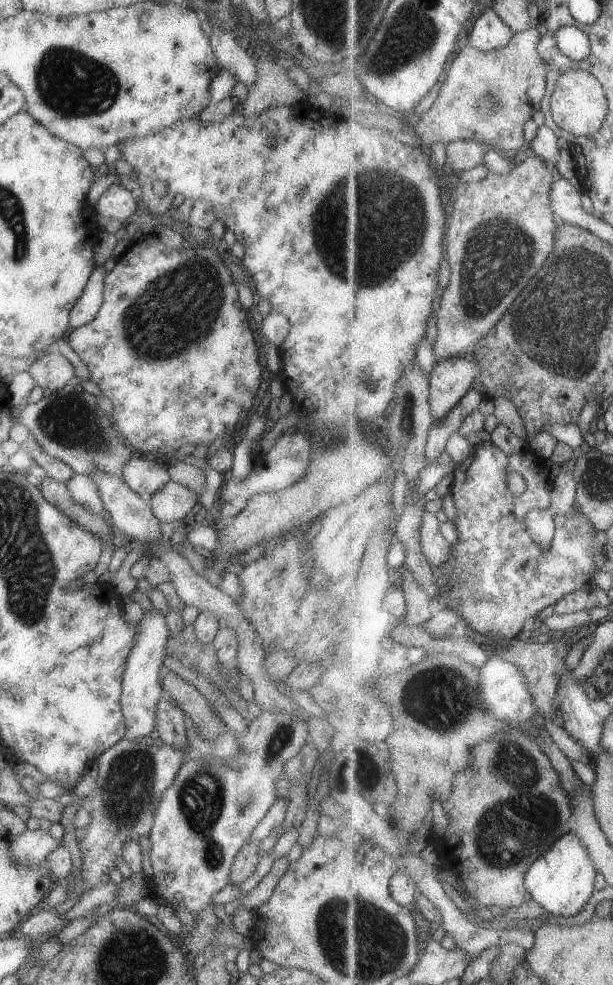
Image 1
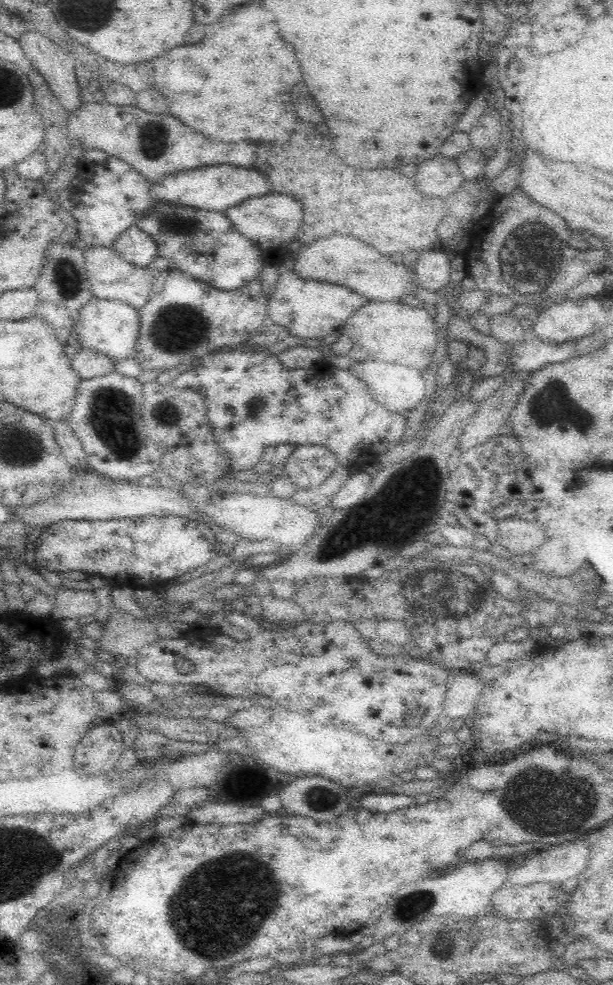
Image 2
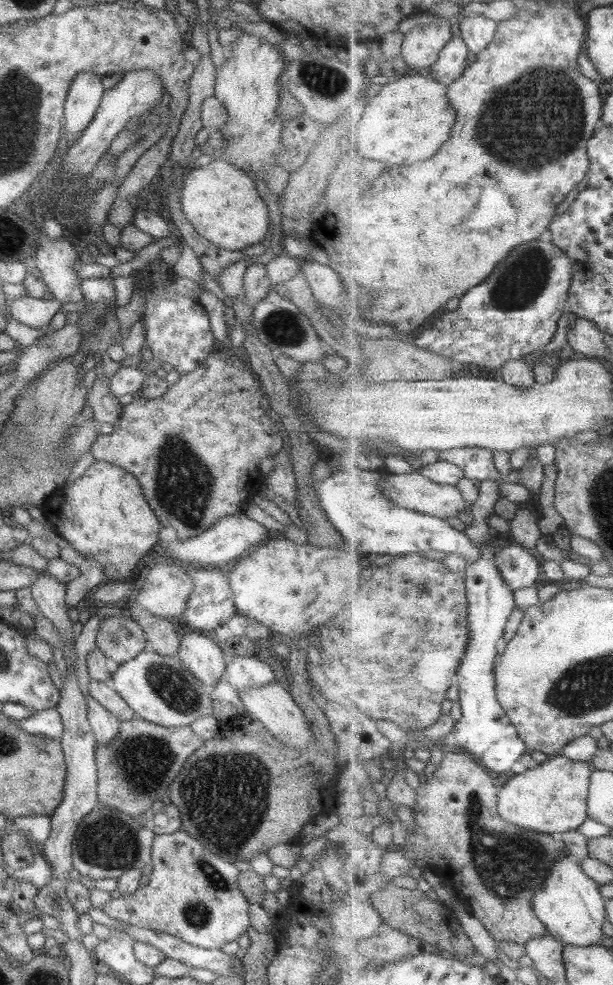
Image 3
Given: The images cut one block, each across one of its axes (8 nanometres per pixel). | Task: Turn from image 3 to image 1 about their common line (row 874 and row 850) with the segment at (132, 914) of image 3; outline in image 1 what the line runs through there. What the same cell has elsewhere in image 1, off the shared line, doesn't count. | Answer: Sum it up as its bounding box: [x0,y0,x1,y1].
[146,710,310,918]

